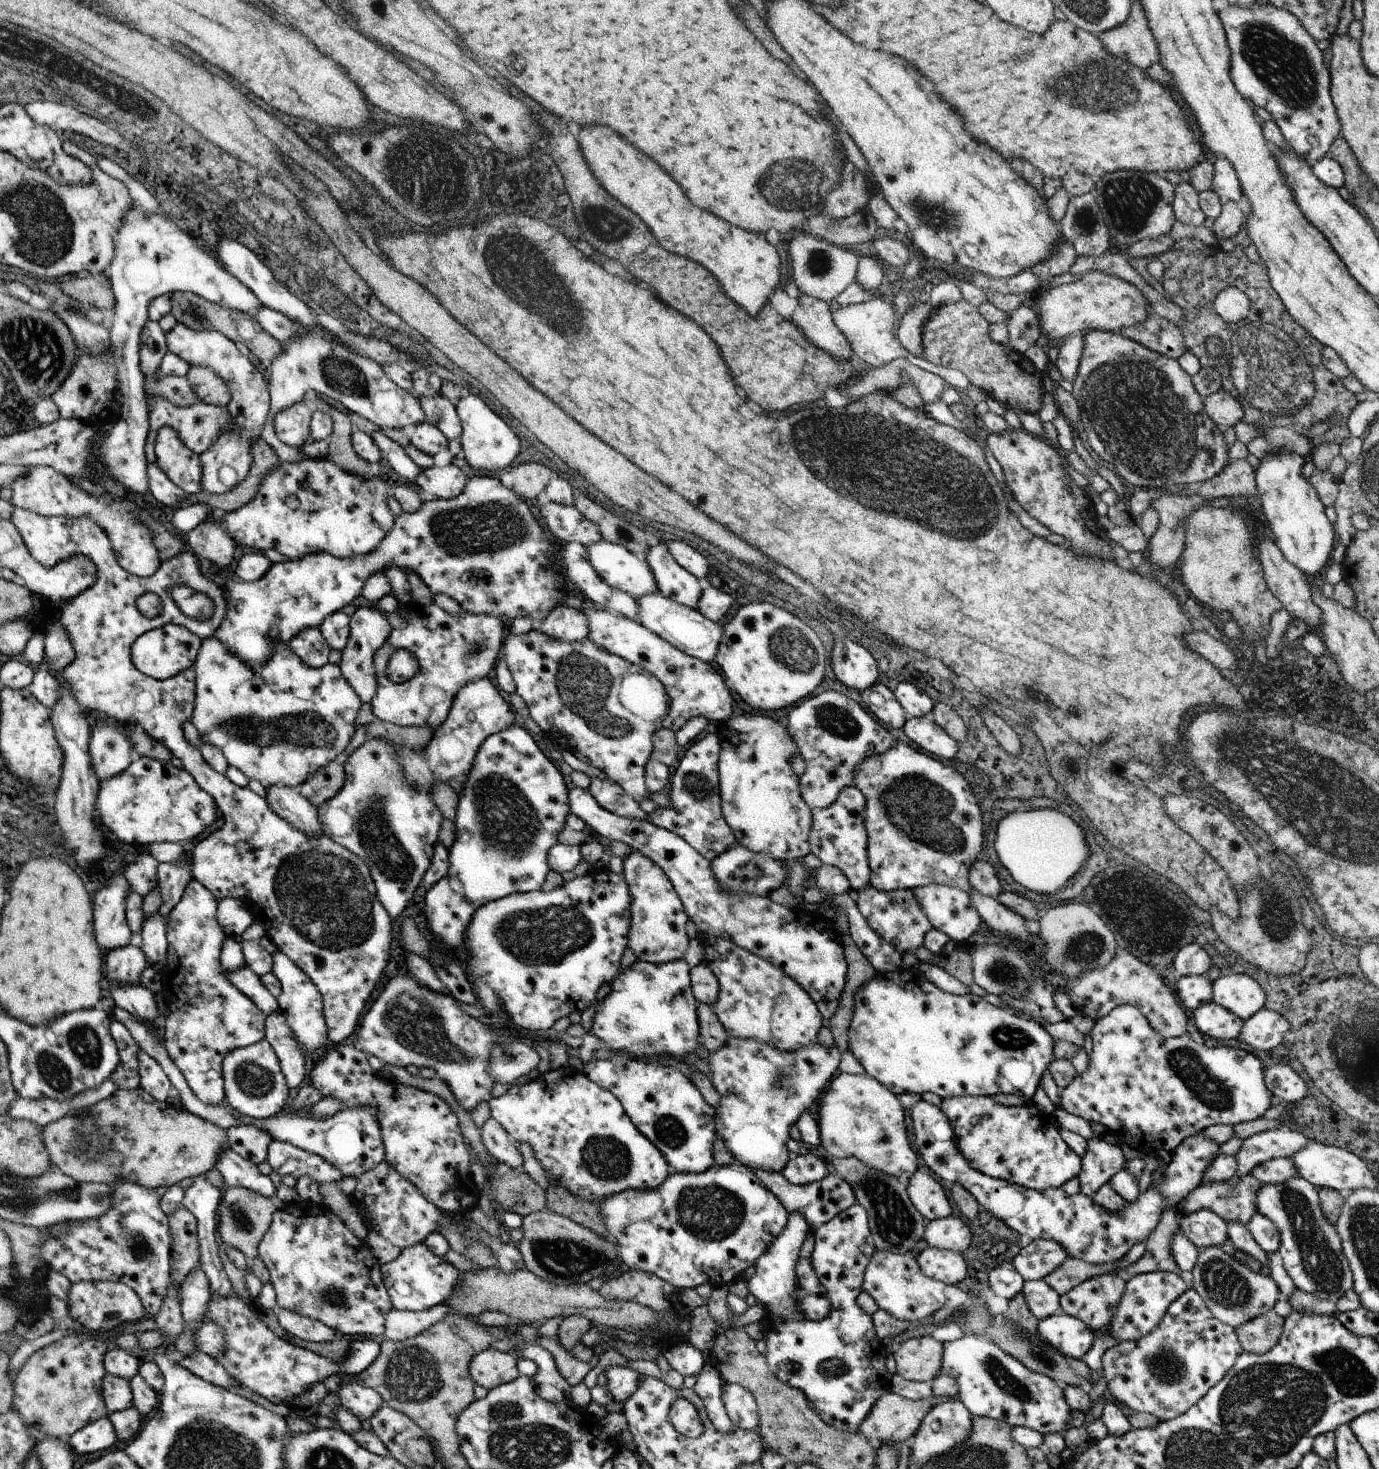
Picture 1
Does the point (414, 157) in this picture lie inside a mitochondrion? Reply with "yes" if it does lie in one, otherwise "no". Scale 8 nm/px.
yes

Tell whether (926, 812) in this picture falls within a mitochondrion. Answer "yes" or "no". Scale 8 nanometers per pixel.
yes

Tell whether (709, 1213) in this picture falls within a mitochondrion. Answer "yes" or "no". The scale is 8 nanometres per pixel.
yes

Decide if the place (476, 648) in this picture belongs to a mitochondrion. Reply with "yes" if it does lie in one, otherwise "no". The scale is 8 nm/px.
yes

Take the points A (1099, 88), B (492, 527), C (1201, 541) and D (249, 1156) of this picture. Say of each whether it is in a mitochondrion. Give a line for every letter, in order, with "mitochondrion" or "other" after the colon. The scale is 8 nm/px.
A: mitochondrion
B: mitochondrion
C: mitochondrion
D: other

